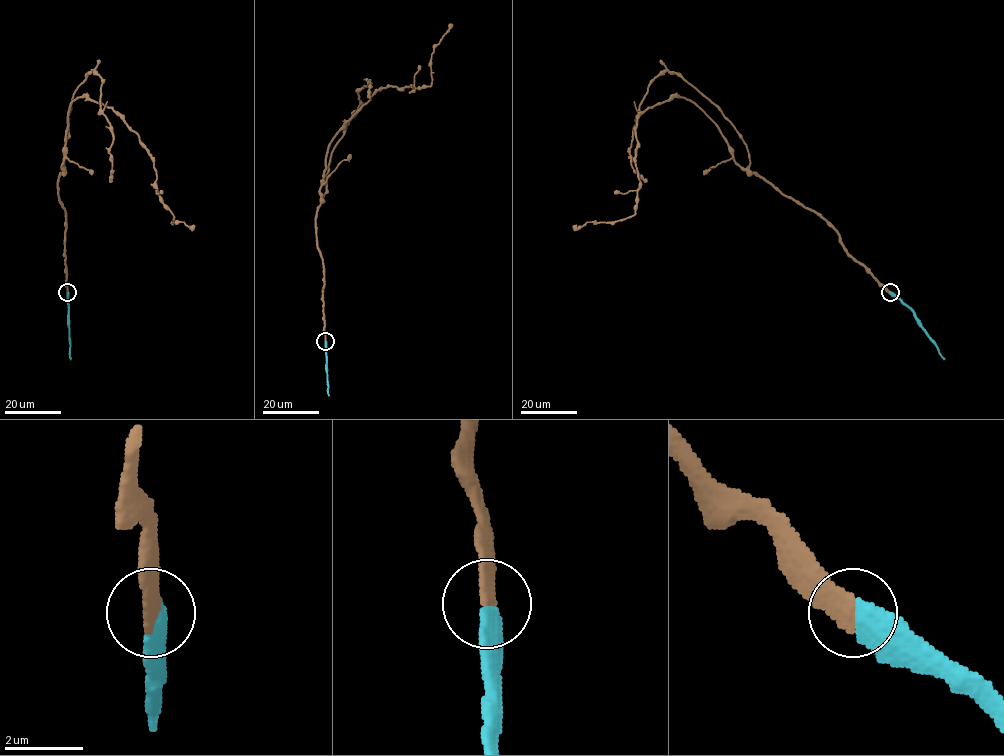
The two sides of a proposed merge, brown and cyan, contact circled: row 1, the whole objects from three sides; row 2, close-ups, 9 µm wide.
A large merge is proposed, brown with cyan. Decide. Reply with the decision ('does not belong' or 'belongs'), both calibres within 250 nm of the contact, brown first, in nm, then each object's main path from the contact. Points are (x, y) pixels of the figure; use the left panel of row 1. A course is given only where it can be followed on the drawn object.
belongs; calibres 400 and 550 nm; course brown (67, 292), (66, 219), (57, 179), (68, 109), (77, 98), (113, 109), (138, 136), (172, 222), (193, 225); course cyan (67, 292), (70, 359)

